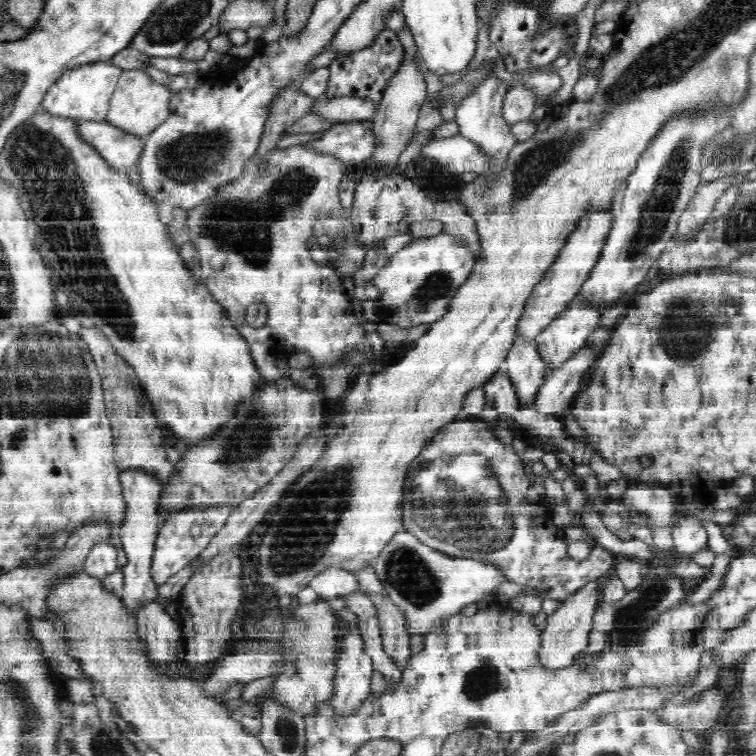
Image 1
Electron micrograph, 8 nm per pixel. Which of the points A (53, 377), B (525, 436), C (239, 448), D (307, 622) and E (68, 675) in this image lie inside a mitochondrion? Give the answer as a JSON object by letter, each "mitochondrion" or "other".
{"A":"mitochondrion","B":"other","C":"mitochondrion","D":"mitochondrion","E":"other"}

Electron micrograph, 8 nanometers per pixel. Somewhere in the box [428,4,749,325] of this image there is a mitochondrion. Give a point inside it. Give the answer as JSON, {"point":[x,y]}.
{"point":[662,199]}

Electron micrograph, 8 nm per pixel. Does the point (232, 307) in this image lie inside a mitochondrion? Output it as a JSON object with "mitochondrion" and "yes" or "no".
{"mitochondrion":"no"}

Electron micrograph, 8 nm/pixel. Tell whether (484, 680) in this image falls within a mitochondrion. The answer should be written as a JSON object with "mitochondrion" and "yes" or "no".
{"mitochondrion":"yes"}

